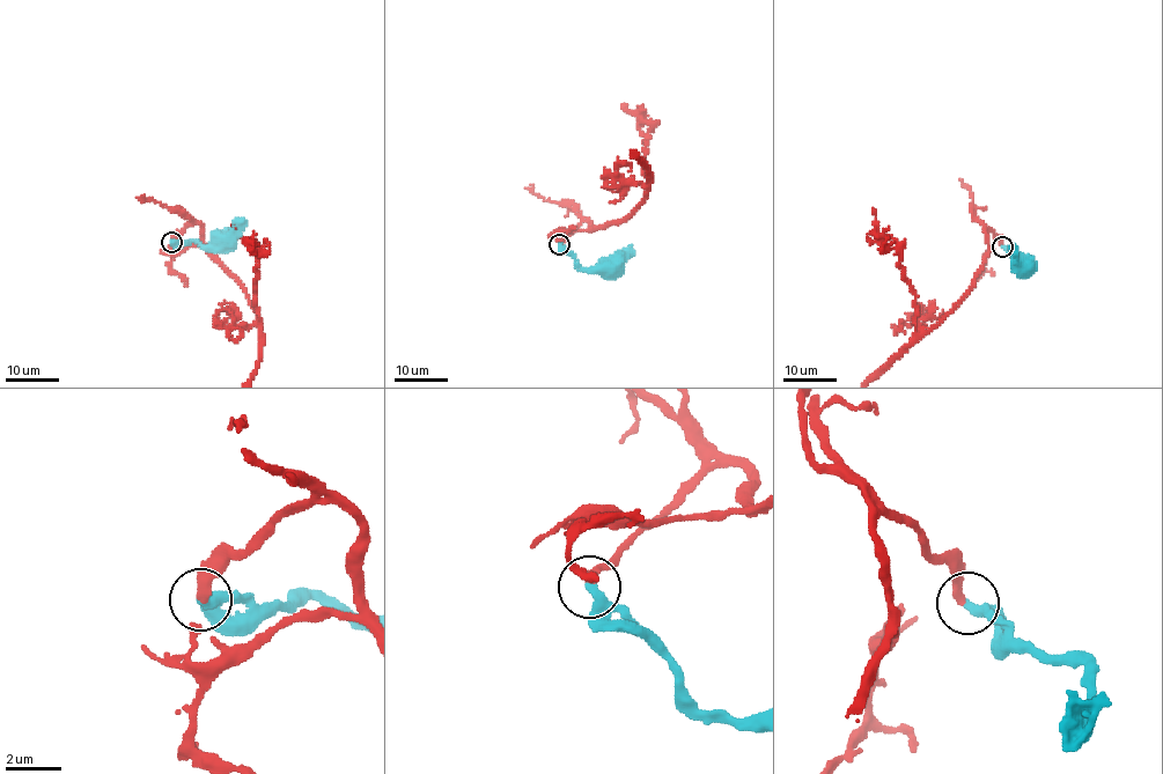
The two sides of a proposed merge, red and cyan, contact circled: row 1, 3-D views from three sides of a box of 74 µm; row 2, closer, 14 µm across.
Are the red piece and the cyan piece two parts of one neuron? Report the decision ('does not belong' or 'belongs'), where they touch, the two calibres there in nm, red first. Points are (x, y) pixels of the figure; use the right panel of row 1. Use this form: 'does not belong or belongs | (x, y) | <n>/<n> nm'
belongs | (1002, 247) | 280/400 nm

